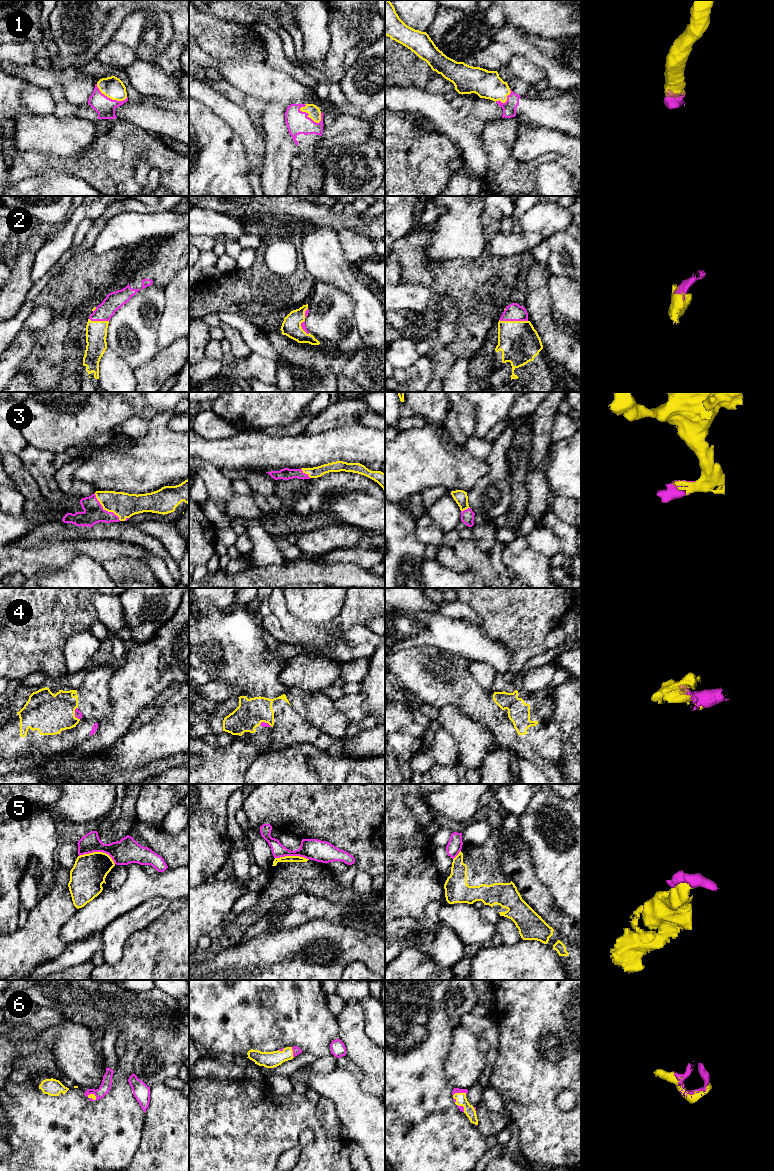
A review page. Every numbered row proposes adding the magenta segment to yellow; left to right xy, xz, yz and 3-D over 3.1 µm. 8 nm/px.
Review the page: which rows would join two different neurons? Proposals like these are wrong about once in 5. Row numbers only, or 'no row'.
5

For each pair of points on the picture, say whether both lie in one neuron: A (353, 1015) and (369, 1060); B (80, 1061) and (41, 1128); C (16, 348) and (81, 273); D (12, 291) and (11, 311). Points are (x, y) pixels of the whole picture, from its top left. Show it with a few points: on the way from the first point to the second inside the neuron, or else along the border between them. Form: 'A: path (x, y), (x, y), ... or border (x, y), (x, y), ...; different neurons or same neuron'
A: path (352, 1026), (352, 1034), (360, 1049); same neuron
B: border (78, 1086), (89, 1088); different neurons
C: border (38, 330), (36, 341), (29, 352); different neurons
D: border (10, 304), (21, 305); different neurons

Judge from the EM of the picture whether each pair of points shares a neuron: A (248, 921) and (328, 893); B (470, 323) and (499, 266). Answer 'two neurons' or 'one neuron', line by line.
A: one neuron
B: one neuron

